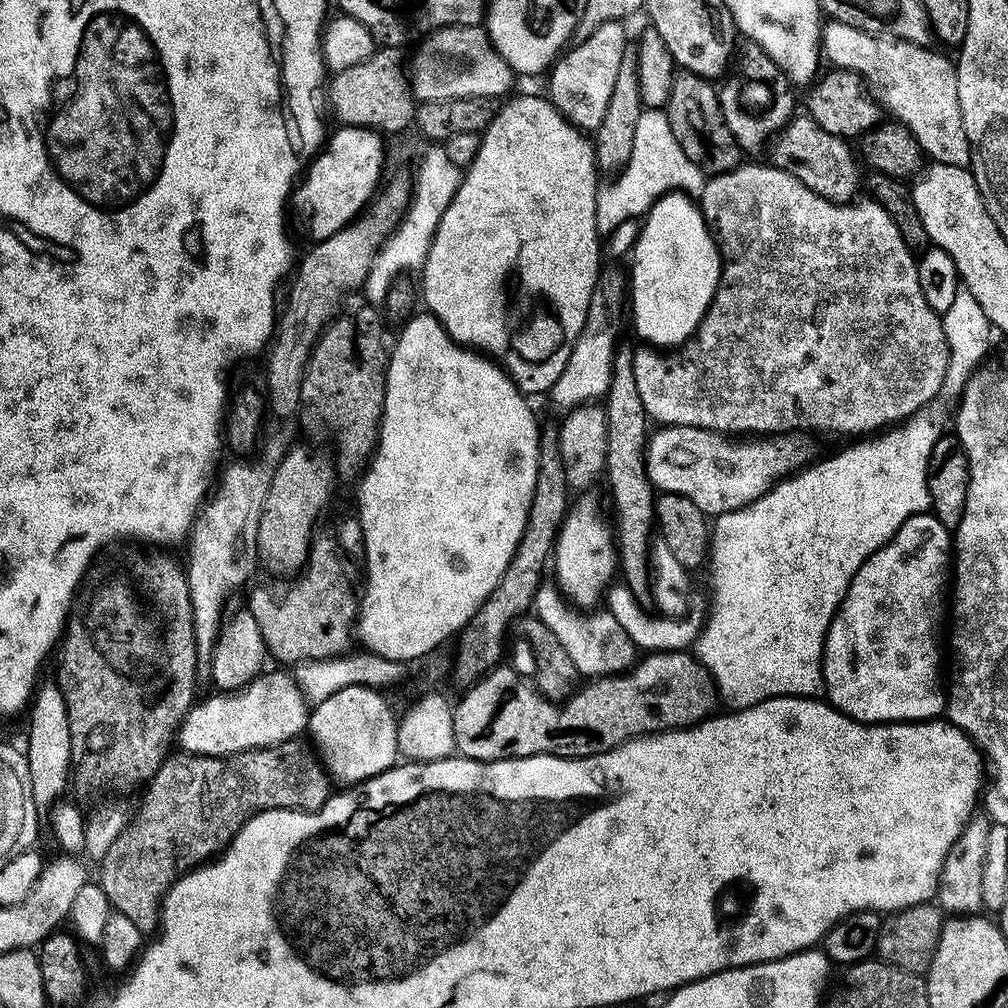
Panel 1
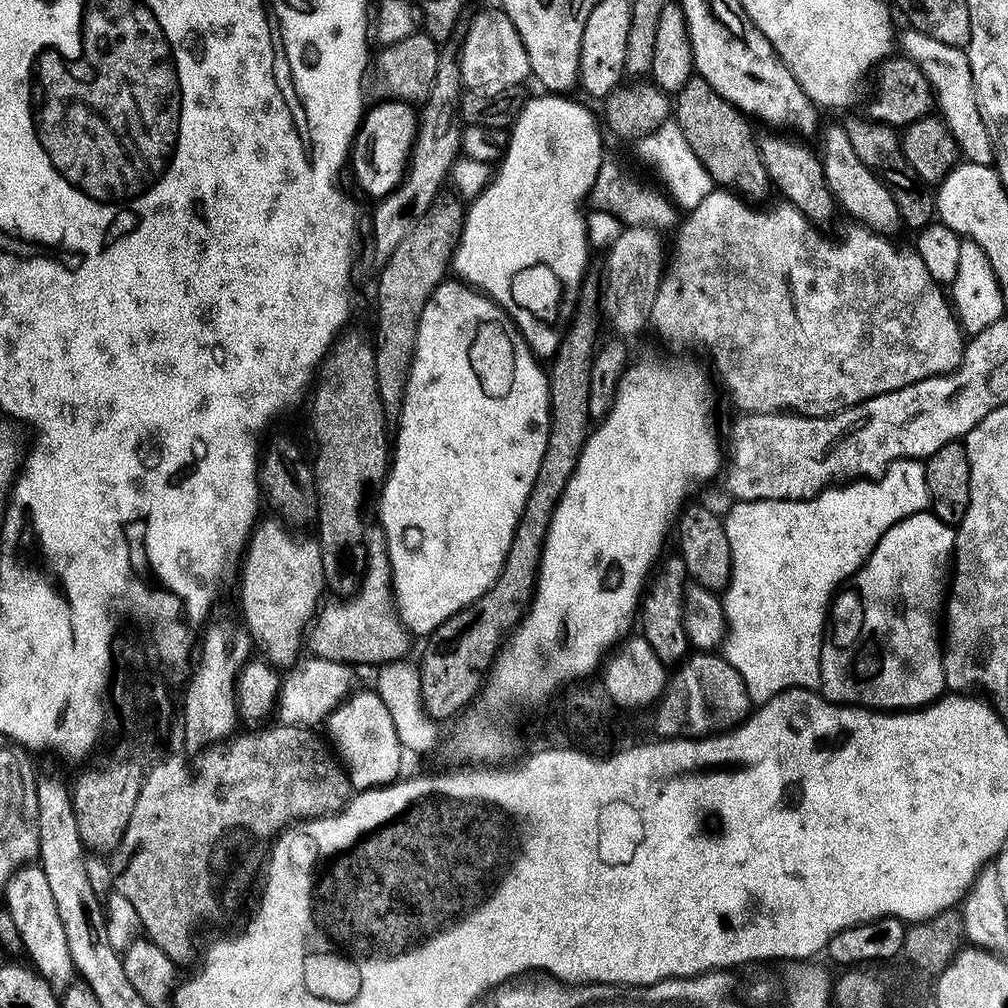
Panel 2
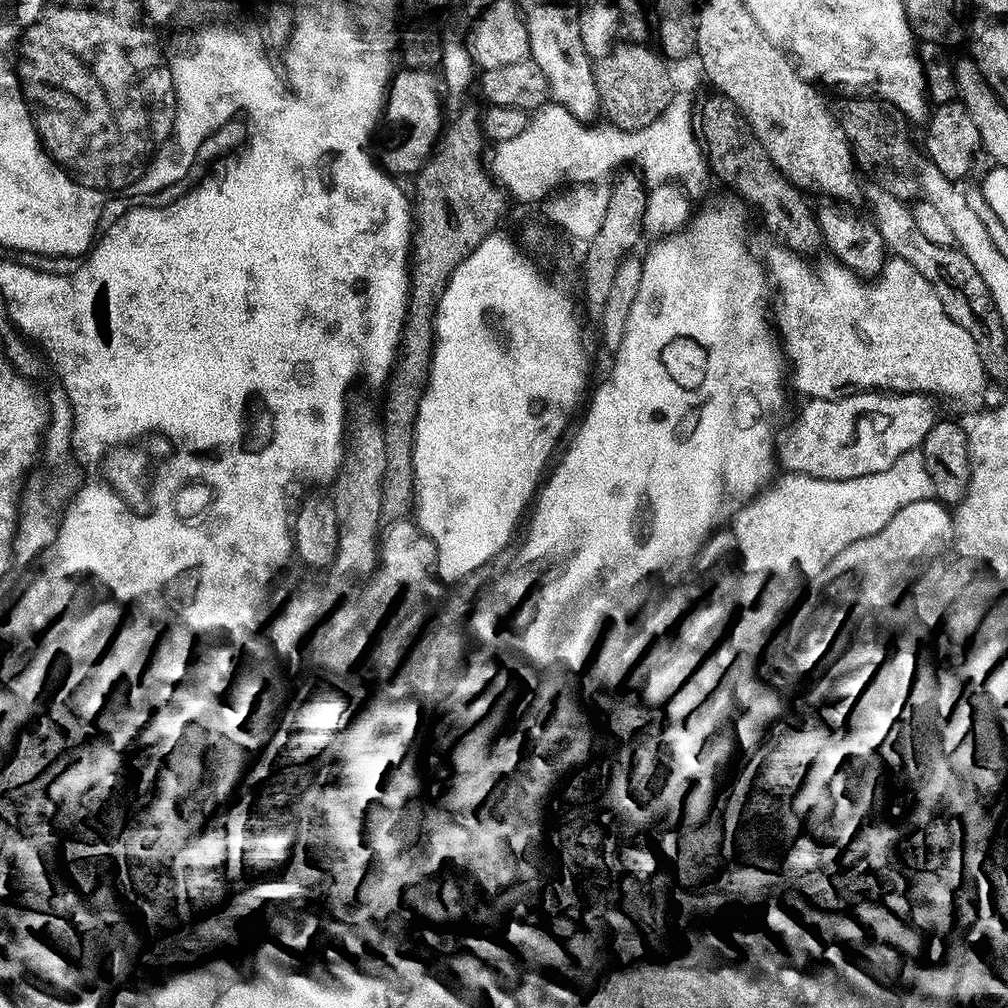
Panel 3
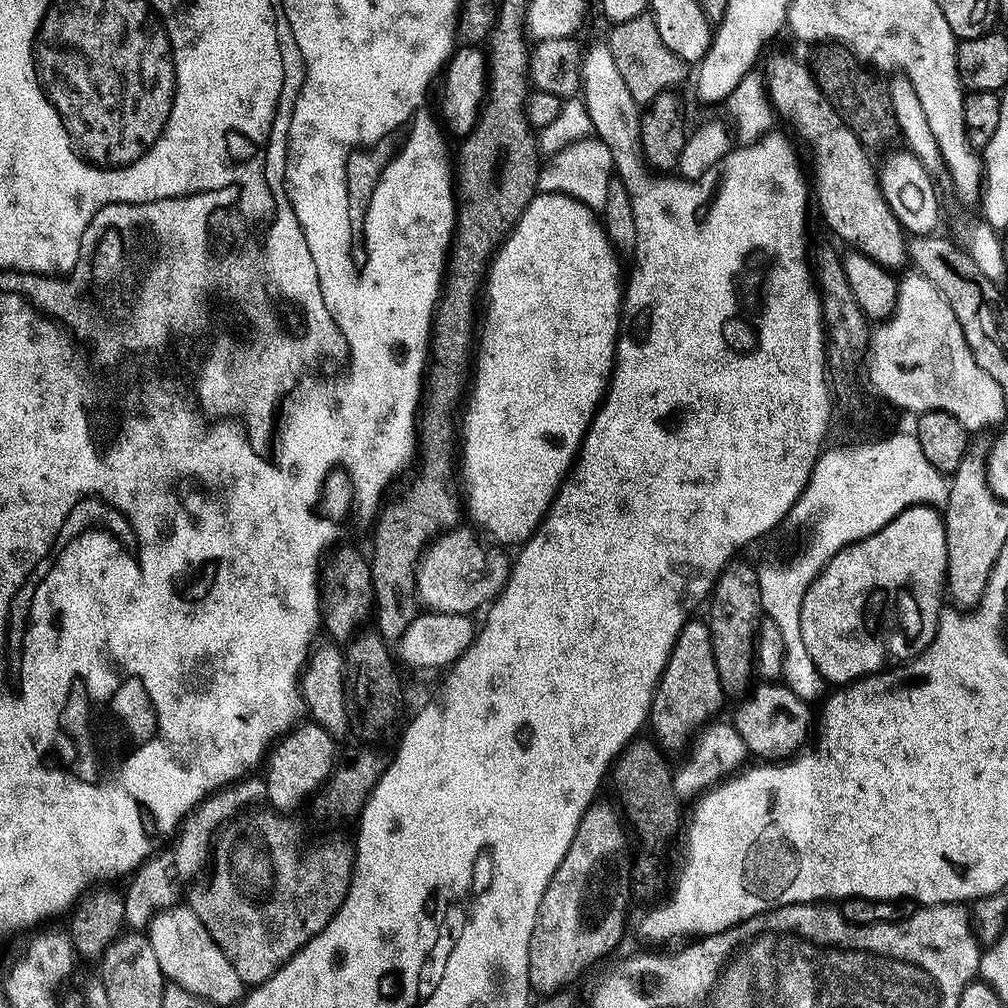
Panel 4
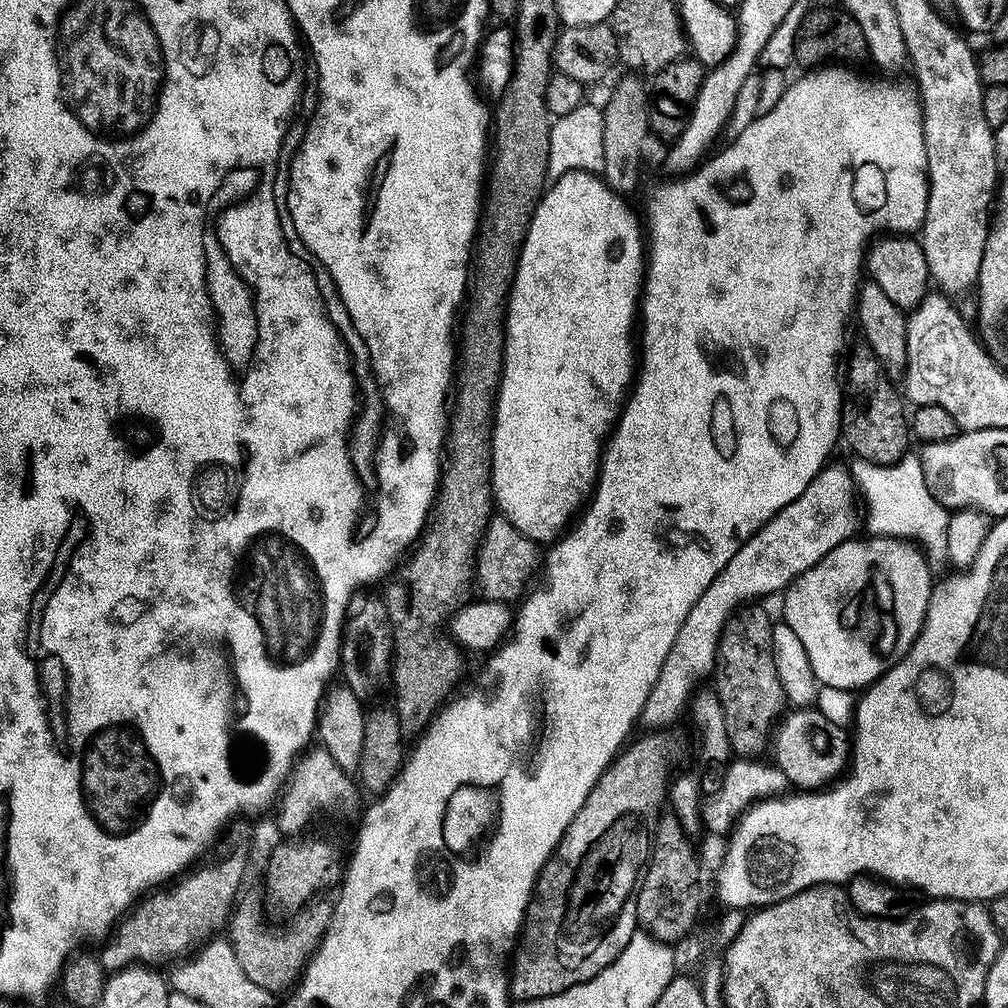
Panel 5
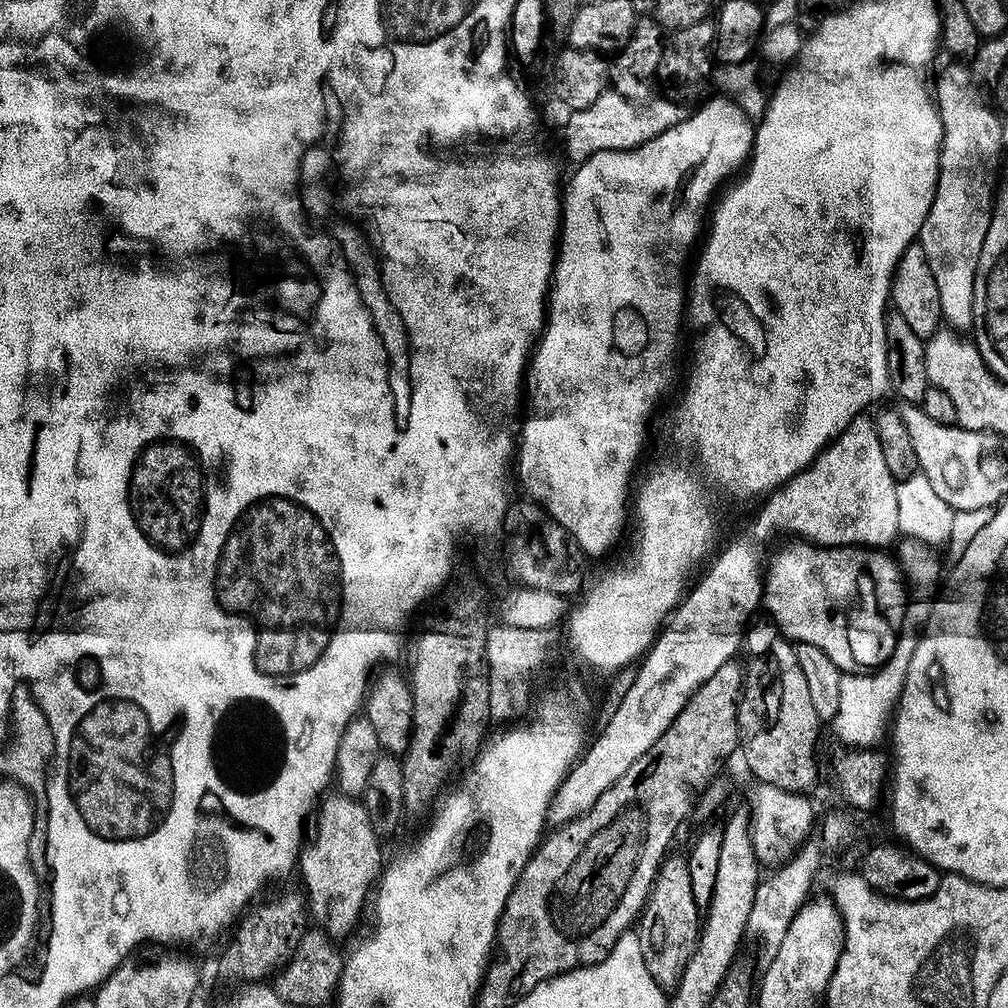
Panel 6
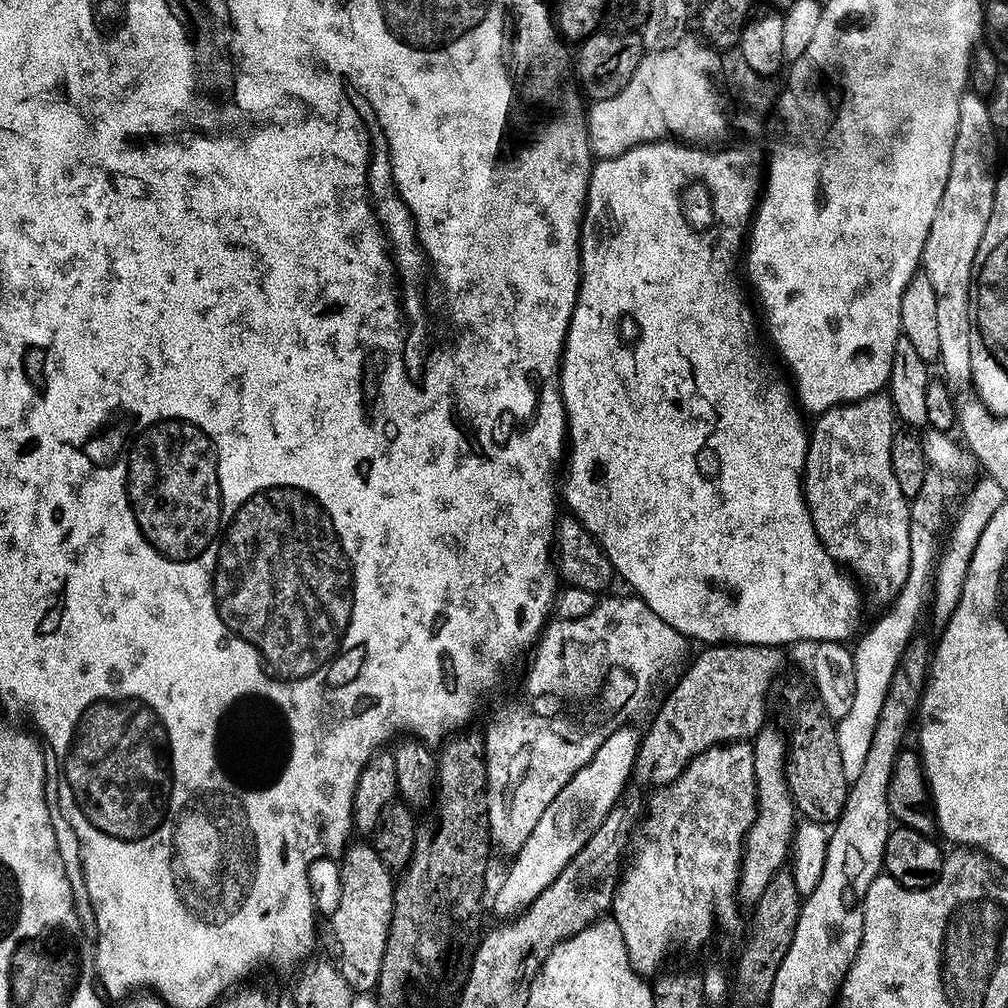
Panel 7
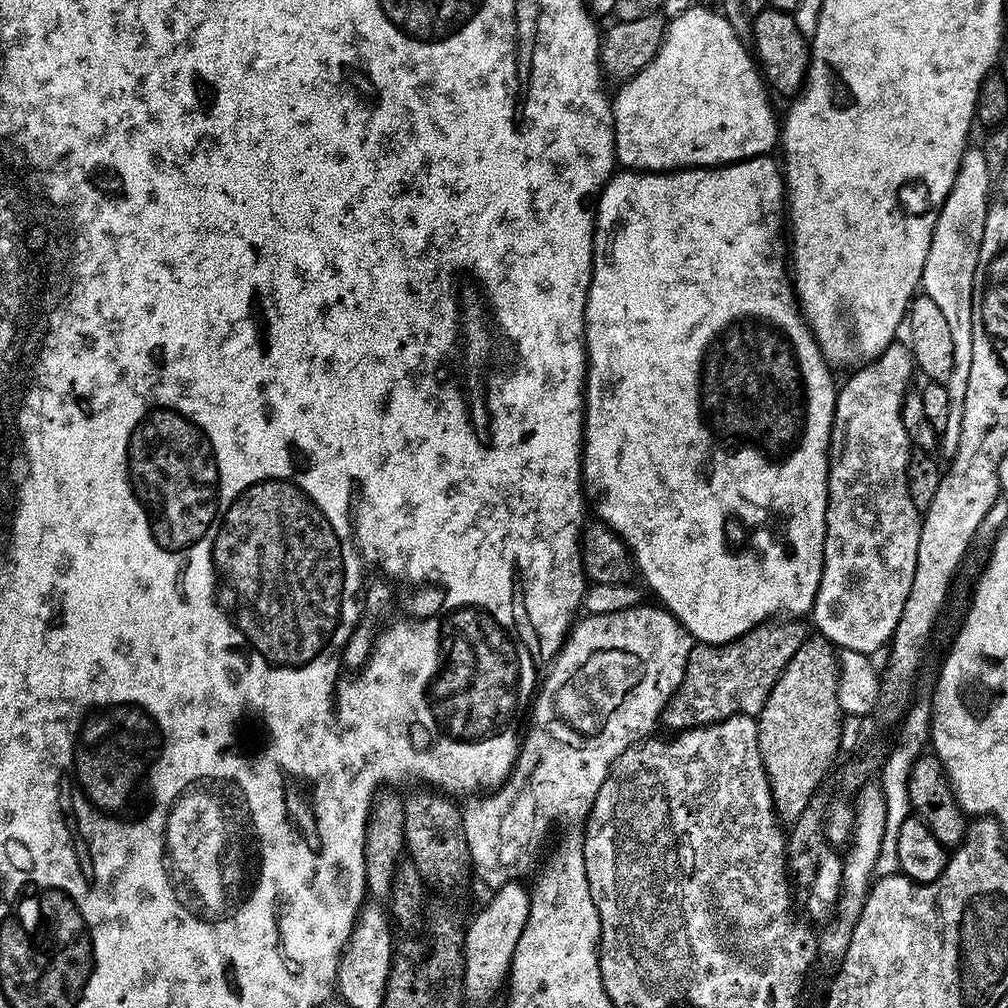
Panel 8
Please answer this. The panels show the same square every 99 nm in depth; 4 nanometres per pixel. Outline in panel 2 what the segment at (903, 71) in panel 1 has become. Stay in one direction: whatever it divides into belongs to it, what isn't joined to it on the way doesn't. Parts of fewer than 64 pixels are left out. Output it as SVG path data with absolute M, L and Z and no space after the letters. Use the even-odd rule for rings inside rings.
M909 29L904 31L900 38L903 50L901 53L915 62L930 81L938 112L940 108L939 115L953 134L961 155L967 161L991 165L995 159L995 152L991 149L988 131L977 110L977 96L973 88L973 76L967 51L930 38L921 29Z

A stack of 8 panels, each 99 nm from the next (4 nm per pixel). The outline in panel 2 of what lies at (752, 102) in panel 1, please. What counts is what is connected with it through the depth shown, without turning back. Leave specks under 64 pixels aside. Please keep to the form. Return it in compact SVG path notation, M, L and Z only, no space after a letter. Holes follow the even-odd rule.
M772 134L776 136L759 137L758 143L762 162L768 171L769 181L773 185L780 187L780 192L785 201L795 206L804 216L813 222L828 220L832 216L832 211L837 211L838 205L832 199L832 192L828 188L828 183L824 181L824 166L819 155L816 156L804 144L795 144L792 140L787 140L787 135Z

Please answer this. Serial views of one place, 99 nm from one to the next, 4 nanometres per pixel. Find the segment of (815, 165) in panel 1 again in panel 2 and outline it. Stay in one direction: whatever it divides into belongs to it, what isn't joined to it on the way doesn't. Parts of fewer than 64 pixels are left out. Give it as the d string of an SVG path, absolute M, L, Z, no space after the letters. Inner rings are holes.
M842 126L828 128L824 132L824 181L832 192L832 199L841 209L845 208L857 224L881 234L891 233L891 228L900 228L902 221L898 214L898 206L890 194L888 186L880 181L875 174L854 154L854 146L850 146L850 138Z

